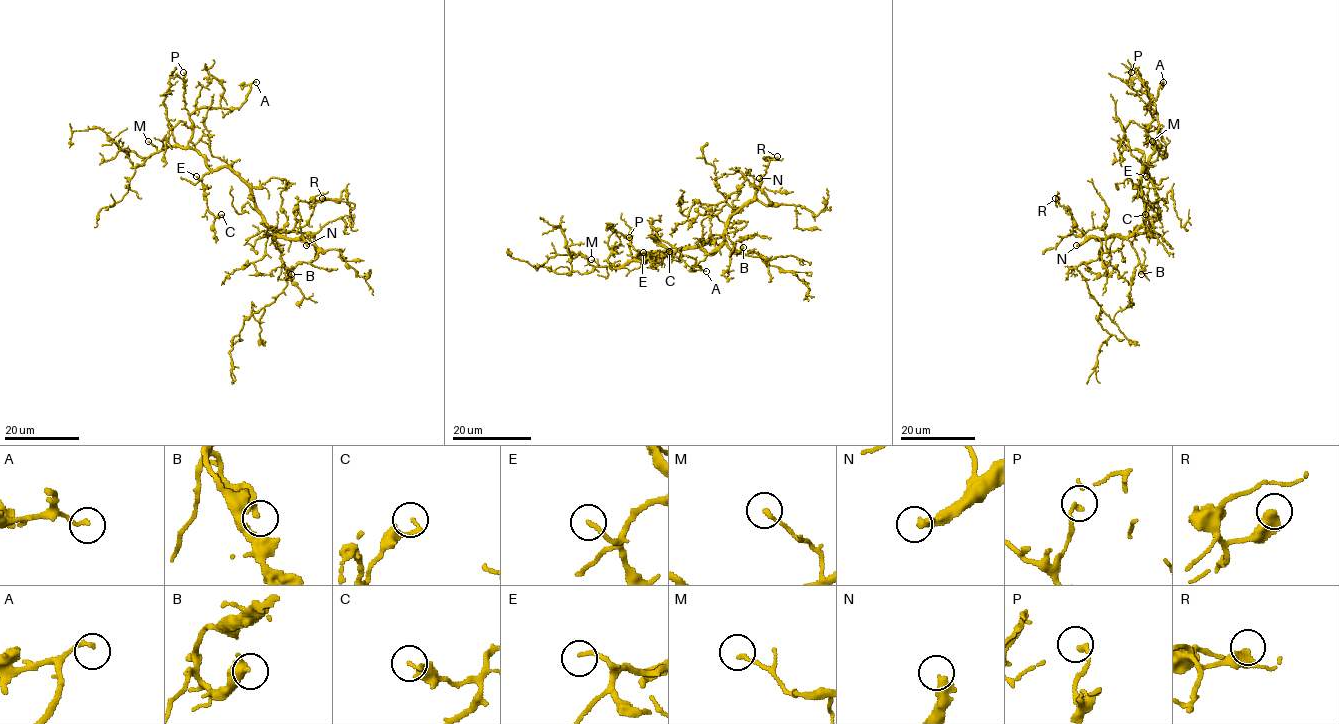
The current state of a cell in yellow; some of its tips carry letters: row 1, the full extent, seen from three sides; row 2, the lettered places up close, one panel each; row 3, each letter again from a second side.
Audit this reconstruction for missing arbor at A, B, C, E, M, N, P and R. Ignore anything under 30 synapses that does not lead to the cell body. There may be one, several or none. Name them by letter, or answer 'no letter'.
E, N

